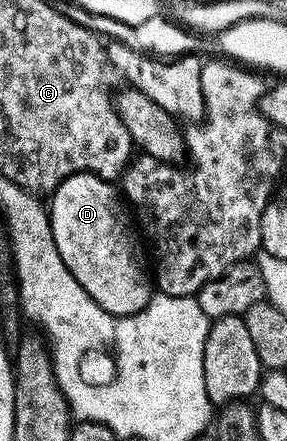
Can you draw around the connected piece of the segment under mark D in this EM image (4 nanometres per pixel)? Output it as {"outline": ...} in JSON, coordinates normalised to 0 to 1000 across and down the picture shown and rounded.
{"outline":[[[268,390],[188,429],[167,454],[167,478],[181,540],[195,540],[195,567],[209,567],[223,603],[251,612],[251,630],[265,630],[265,639],[307,658],[307,667],[352,698],[394,717],[456,717],[516,694],[530,669],[530,617],[516,605],[512,574],[495,574],[502,544],[415,429],[387,410],[352,408],[317,390]]]}

